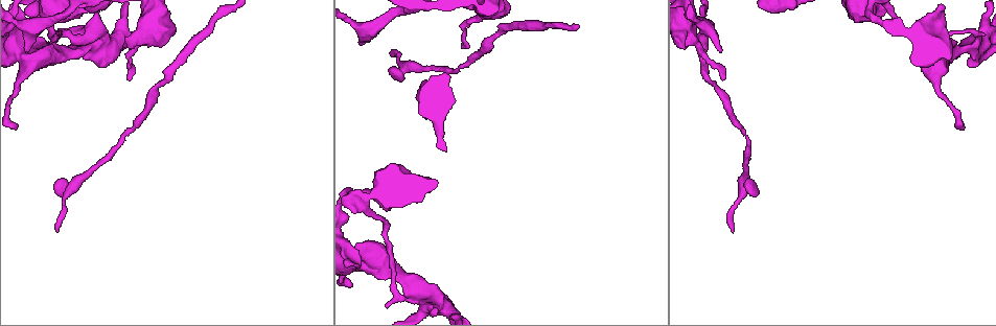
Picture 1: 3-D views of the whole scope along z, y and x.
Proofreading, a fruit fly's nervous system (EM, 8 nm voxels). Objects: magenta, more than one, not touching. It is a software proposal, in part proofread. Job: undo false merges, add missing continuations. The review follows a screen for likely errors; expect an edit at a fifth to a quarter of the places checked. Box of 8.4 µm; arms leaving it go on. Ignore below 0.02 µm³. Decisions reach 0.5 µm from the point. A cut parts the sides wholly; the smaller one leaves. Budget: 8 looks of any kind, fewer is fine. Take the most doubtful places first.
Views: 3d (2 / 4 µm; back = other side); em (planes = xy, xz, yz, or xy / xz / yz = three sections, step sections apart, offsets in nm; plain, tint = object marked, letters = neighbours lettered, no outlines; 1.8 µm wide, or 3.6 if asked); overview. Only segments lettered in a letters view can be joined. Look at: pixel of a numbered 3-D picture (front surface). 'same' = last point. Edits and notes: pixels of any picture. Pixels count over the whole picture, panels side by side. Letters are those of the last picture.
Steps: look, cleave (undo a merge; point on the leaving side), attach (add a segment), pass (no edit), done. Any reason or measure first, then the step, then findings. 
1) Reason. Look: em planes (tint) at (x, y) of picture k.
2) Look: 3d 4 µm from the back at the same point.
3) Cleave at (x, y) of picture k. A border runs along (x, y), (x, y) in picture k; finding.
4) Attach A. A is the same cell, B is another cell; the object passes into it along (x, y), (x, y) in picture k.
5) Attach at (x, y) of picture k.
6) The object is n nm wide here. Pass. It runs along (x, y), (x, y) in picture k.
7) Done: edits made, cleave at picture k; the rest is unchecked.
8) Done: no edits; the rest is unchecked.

Calibre changes. Look: 3d 4 µm at (942, 11) of picture 1.

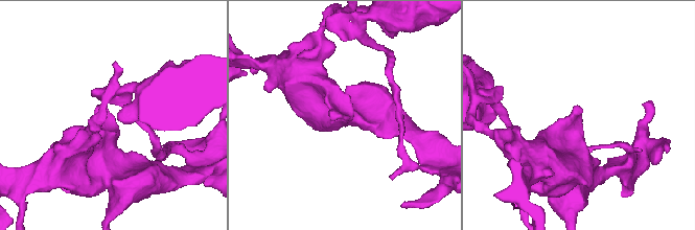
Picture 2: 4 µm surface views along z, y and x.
Look: em xz step 8 (tint) at (346, 117) of picture 2.

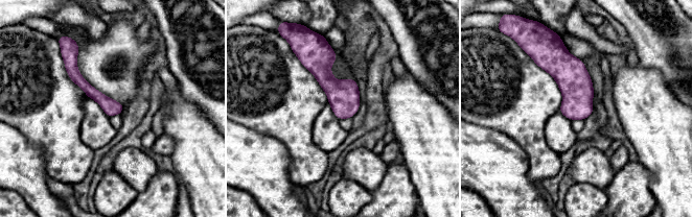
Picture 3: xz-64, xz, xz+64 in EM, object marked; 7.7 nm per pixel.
Another direction. Look: em planes (letters) at the same point.

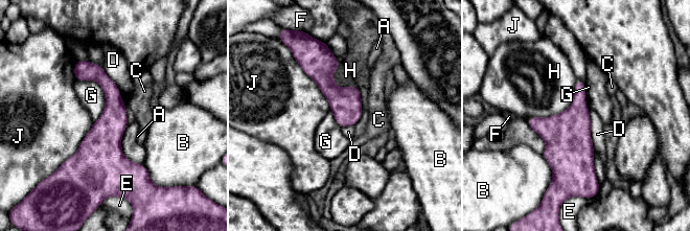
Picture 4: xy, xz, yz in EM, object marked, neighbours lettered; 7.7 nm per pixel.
The object is 240 nm wide here; the longest contact is with H, 500 nm. Pass. A, B, C, D, E, F, G, H and J are other cells; continuous, no second neuron.

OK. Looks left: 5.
Look: 3d 4 µm at (865, 10) of picture 1.

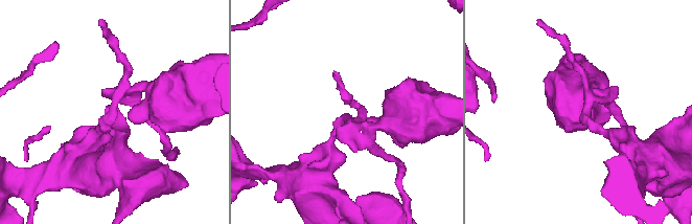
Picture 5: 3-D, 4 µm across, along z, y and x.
Need the tissue. Look: em planes (letters) at (129, 118) of picture 5.

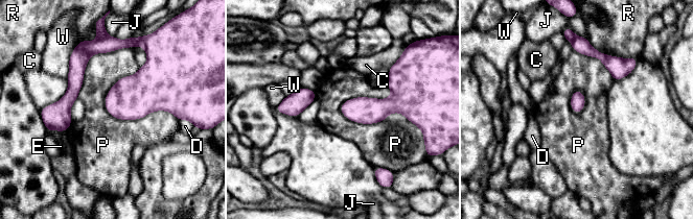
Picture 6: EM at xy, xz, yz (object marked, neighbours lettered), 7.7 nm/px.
Cleave at (79, 56) of picture 6. C, D, E, J, P, R and W are other cells; a border runs along (107, 37), (92, 42), (86, 50) in picture 6; two neurons meet here.

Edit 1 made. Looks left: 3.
Done: edits made, cleave at picture 6; the rest is unchecked.

